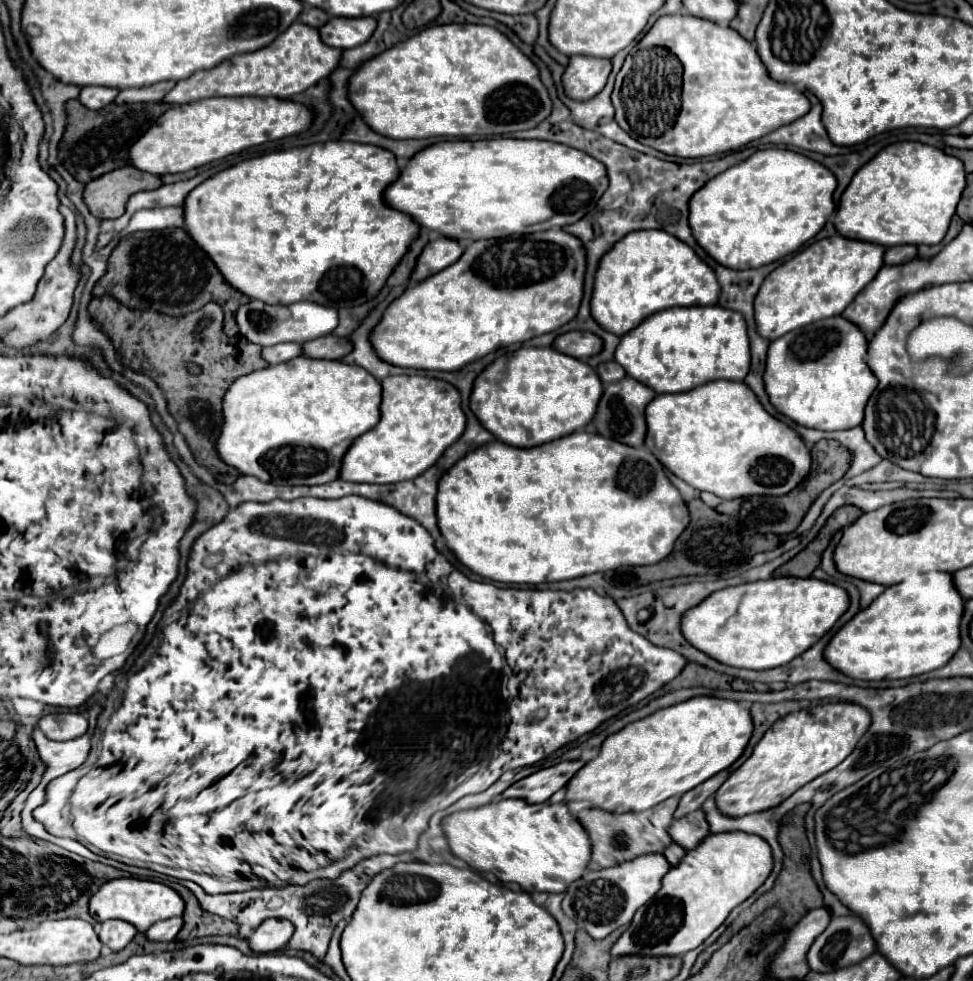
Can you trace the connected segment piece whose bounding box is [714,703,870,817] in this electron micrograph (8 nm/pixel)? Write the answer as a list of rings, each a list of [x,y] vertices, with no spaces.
[[[854,703],[816,705],[810,711],[798,711],[778,719],[758,741],[752,755],[716,791],[718,811],[726,817],[744,817],[780,805],[798,787],[842,763],[868,727],[870,715]]]

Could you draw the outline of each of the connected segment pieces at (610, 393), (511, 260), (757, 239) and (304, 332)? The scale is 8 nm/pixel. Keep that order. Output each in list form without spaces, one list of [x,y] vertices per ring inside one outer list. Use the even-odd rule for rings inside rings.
[[[624,377],[622,381],[604,385],[604,393],[598,403],[598,411],[592,419],[592,425],[602,437],[616,439],[620,443],[632,445],[632,447],[642,447],[644,445],[644,435],[646,435],[646,421],[644,421],[644,409],[652,401],[656,393],[642,385],[640,381],[634,381],[632,377]]]
[[[558,229],[470,243],[454,265],[408,287],[388,305],[370,333],[370,343],[376,355],[396,367],[456,371],[500,347],[522,343],[562,327],[578,313],[582,299],[586,253],[582,243],[576,245],[576,241],[574,235]]]
[[[762,149],[746,161],[722,171],[710,179],[690,199],[688,223],[698,245],[720,265],[730,269],[756,269],[798,251],[812,239],[834,211],[832,193],[836,177],[818,161],[812,161],[790,149]]]
[[[250,301],[246,305],[240,305],[236,311],[236,323],[240,329],[240,335],[248,339],[250,343],[268,347],[284,341],[302,343],[316,337],[330,335],[334,327],[338,325],[338,311],[334,307],[324,307],[312,301],[298,301],[294,305],[266,305],[262,301]]]

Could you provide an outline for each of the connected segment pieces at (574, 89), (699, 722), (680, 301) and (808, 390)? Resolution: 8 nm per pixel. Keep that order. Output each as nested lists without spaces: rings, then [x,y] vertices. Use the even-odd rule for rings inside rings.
[[[570,57],[562,75],[564,93],[574,101],[588,101],[604,89],[612,63],[592,57]]]
[[[718,697],[688,699],[608,735],[598,755],[566,783],[566,801],[590,801],[610,813],[646,811],[730,767],[750,737],[752,719],[746,705]]]
[[[634,231],[622,237],[598,263],[590,313],[594,321],[622,337],[642,319],[670,307],[716,305],[718,281],[714,271],[682,241],[658,231]]]
[[[842,317],[822,319],[786,333],[768,347],[764,385],[772,407],[794,423],[818,431],[842,431],[862,423],[864,405],[878,385],[866,367],[866,337]]]

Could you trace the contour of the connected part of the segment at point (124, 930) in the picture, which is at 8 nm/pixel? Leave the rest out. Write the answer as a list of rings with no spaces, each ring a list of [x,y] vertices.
[[[110,919],[110,921],[106,921],[106,923],[100,925],[98,937],[112,951],[122,951],[134,939],[136,933],[138,931],[130,923],[118,921],[118,919]]]

